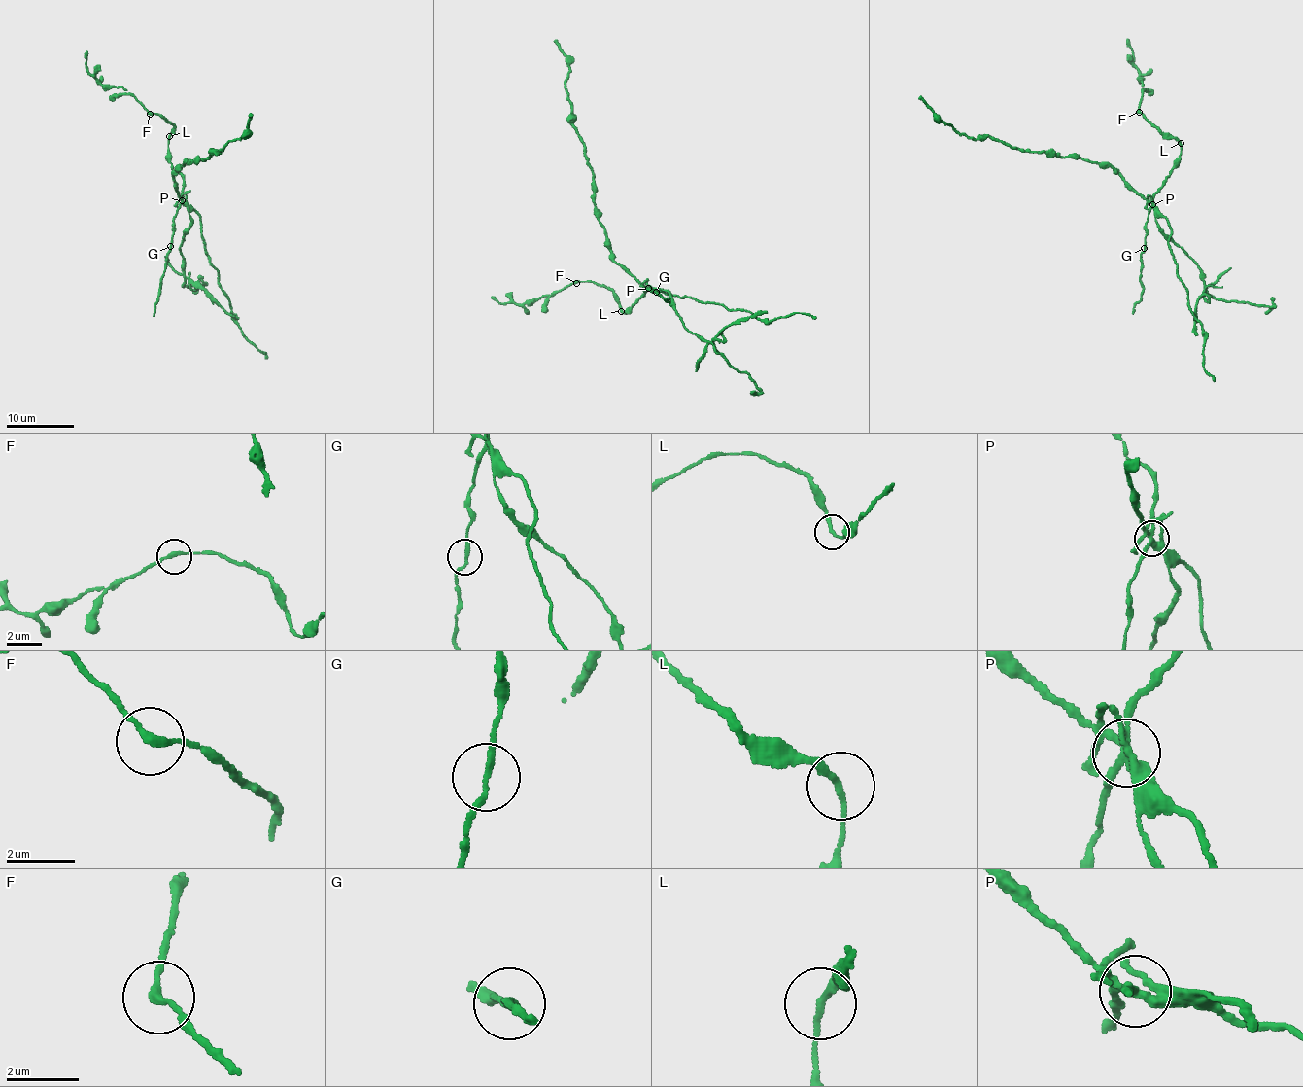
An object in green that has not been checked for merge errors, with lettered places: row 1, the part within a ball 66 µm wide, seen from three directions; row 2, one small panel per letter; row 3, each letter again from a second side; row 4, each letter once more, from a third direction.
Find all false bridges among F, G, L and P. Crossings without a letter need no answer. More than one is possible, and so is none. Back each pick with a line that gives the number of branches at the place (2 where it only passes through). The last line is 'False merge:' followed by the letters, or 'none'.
G: branches 2
P: branches 7
False merge: G, P

